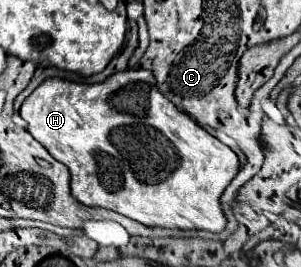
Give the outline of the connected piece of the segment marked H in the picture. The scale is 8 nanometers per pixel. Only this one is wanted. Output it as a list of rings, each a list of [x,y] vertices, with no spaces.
[[[126,69],[94,85],[46,79],[24,99],[20,115],[28,123],[30,135],[68,167],[72,195],[82,205],[106,207],[148,227],[224,231],[226,217],[220,195],[238,173],[238,157],[186,113],[170,105],[156,89],[150,71]]]

